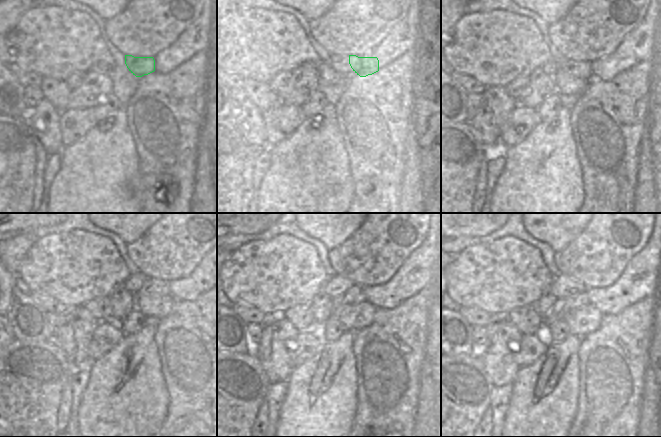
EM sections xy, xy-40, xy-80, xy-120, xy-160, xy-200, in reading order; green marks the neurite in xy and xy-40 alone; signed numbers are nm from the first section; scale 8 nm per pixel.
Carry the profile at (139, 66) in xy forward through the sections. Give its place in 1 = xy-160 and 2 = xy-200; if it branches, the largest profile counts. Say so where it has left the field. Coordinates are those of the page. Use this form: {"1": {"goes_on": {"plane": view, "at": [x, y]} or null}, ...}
{"1": {"goes_on": {"plane": "xy-160", "at": [356, 317]}}, "2": {"goes_on": {"plane": "xy-200", "at": [586, 319]}}}

